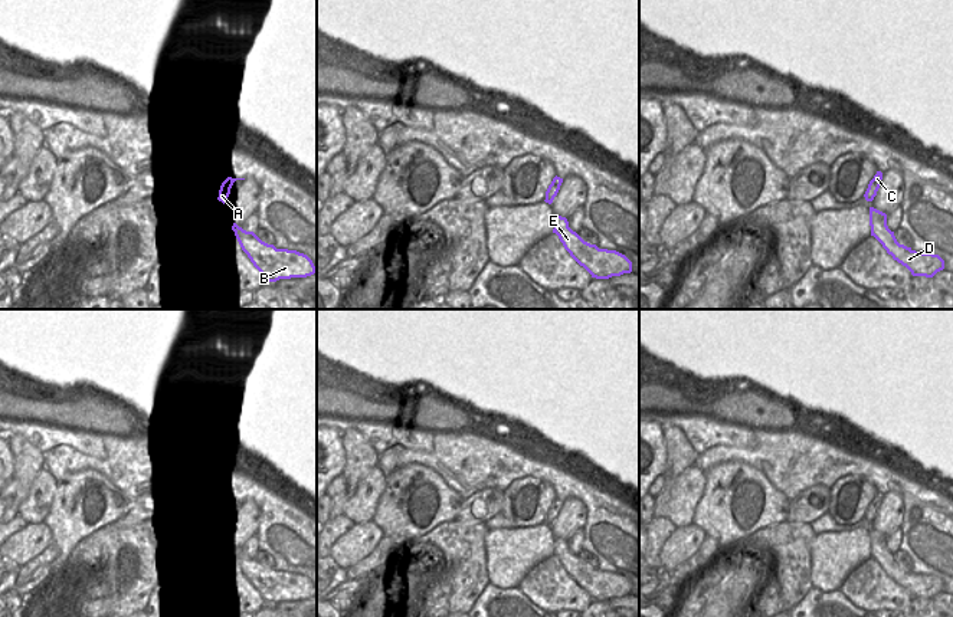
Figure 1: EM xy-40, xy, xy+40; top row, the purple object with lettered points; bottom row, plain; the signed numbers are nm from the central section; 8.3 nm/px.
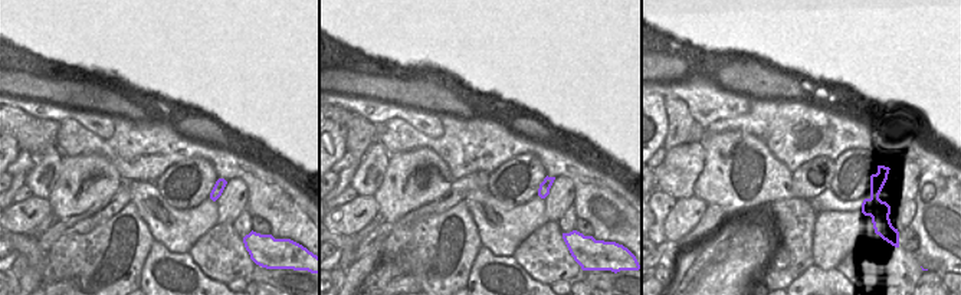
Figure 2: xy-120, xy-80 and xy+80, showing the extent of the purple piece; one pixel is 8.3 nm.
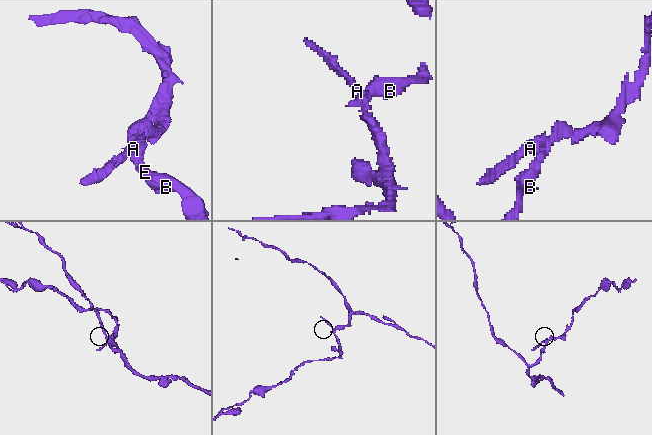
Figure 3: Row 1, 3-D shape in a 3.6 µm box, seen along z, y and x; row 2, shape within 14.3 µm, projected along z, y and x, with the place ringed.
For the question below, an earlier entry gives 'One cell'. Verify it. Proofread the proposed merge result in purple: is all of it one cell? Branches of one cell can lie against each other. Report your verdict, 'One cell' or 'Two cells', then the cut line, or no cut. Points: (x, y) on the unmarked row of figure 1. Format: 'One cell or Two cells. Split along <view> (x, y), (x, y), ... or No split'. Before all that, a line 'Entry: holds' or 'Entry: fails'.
Entry: fails
Two cells. Split along xy+40 (886, 537), (881, 552), (875, 560).

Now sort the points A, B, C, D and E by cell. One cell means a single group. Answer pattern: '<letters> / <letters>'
A C / B D E

